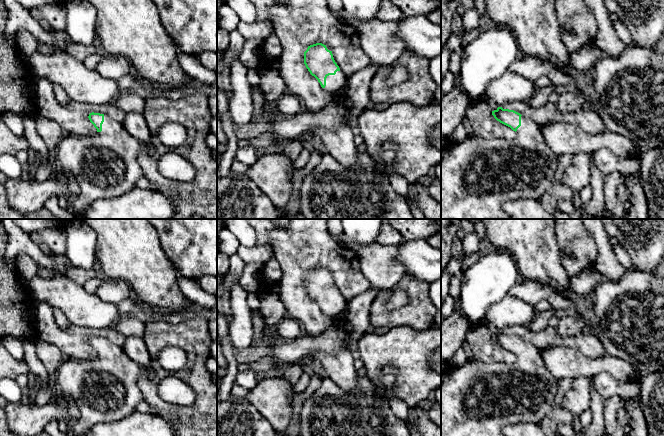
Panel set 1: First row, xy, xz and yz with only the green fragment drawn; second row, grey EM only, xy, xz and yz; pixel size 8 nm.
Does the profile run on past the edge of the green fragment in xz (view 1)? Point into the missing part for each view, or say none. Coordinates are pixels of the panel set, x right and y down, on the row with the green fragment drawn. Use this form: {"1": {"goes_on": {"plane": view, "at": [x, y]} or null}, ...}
{"1": {"goes_on": {"plane": "xz", "at": [335, 82]}}}

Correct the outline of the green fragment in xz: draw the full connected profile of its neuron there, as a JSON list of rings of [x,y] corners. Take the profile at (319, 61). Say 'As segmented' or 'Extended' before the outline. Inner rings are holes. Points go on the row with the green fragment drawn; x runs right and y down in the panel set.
Extended. [[[316,43],[308,46],[304,52],[304,64],[321,87],[327,91],[336,91],[345,87],[348,77],[340,70],[332,51],[328,50],[326,45]]]

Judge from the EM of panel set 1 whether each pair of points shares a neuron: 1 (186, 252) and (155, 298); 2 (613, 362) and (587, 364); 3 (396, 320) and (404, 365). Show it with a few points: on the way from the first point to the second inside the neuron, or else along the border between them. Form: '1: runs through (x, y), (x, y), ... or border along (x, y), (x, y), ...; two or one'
1: border along (160, 242), (165, 255), (172, 262); two
2: runs through (607, 364), (593, 364); one
3: border along (390, 328), (411, 326), (420, 330); two

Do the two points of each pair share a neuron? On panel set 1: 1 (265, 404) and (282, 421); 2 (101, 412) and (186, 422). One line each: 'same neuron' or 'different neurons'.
1: same neuron
2: different neurons

